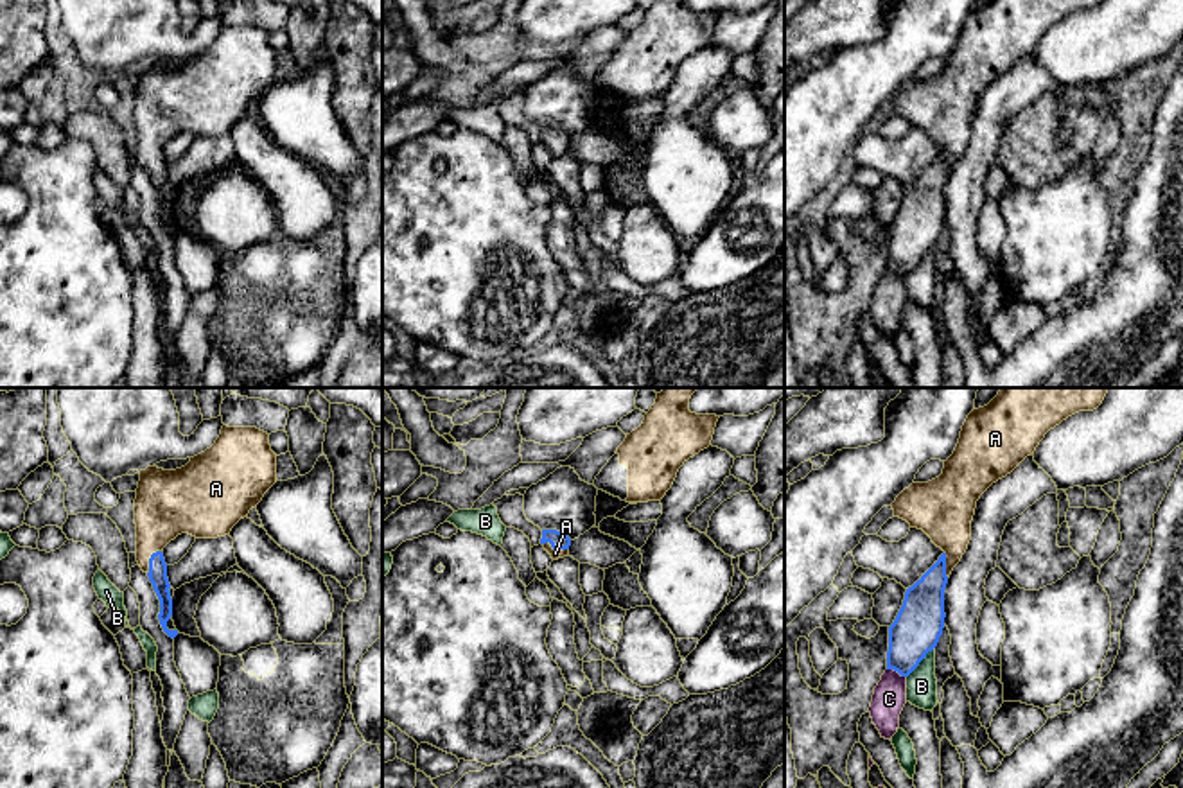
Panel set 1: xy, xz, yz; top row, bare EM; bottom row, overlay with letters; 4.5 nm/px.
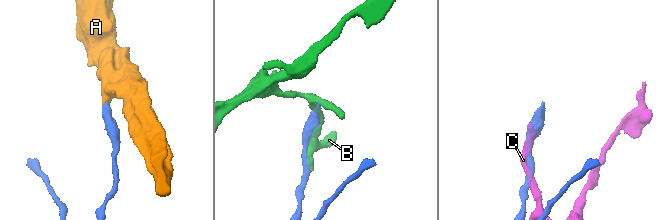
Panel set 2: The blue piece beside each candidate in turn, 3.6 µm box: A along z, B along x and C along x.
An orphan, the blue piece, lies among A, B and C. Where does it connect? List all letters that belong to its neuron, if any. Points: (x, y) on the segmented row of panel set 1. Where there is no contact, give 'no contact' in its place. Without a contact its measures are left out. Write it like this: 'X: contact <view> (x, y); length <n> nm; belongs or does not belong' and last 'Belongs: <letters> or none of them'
A: contact xy (149, 560); length 130 nm; belongs
B: contact yz (920, 661); length 190 nm; does not belong
C: contact yz (896, 670); length 100 nm; does not belong
Belongs: A

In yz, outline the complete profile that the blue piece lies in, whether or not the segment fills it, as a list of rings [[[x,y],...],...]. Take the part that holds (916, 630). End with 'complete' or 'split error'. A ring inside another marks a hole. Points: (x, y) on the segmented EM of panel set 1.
[[[1002,388],[984,407],[973,409],[960,431],[953,454],[944,461],[942,474],[928,483],[912,483],[892,503],[894,517],[923,530],[944,553],[905,592],[903,605],[889,626],[887,670],[908,677],[932,652],[944,628],[944,589],[953,567],[971,540],[971,521],[977,501],[998,479],[1011,474],[1027,456],[1034,454],[1045,434],[1079,411],[1097,409],[1109,388]]] | split error

